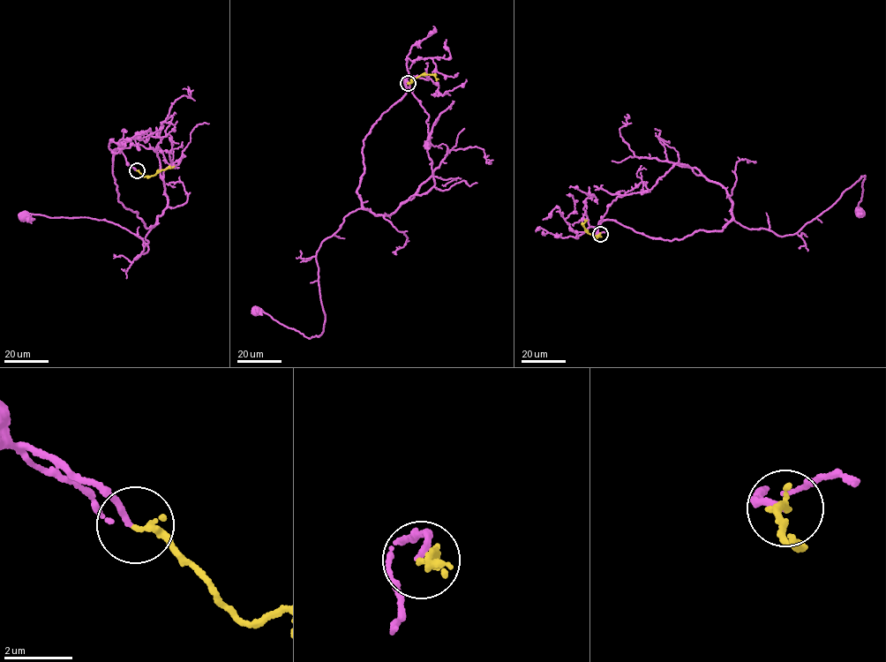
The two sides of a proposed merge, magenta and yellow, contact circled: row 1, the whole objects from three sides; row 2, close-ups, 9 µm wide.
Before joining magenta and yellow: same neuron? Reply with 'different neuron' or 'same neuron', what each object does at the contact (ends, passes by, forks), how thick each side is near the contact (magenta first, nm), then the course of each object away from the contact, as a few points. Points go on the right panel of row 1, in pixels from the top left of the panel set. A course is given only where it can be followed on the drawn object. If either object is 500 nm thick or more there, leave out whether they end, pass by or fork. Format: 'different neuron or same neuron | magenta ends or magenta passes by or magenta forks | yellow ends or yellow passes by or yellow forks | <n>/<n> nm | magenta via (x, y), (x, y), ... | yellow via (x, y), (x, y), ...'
same neuron | magenta ends | yellow ends | 160/190 nm | magenta via (600, 234), (614, 199), (677, 163), (723, 186), (749, 229), (792, 235), (865, 176), (860, 212) | yellow via (600, 234), (601, 236), (589, 232), (583, 226), (585, 219)

